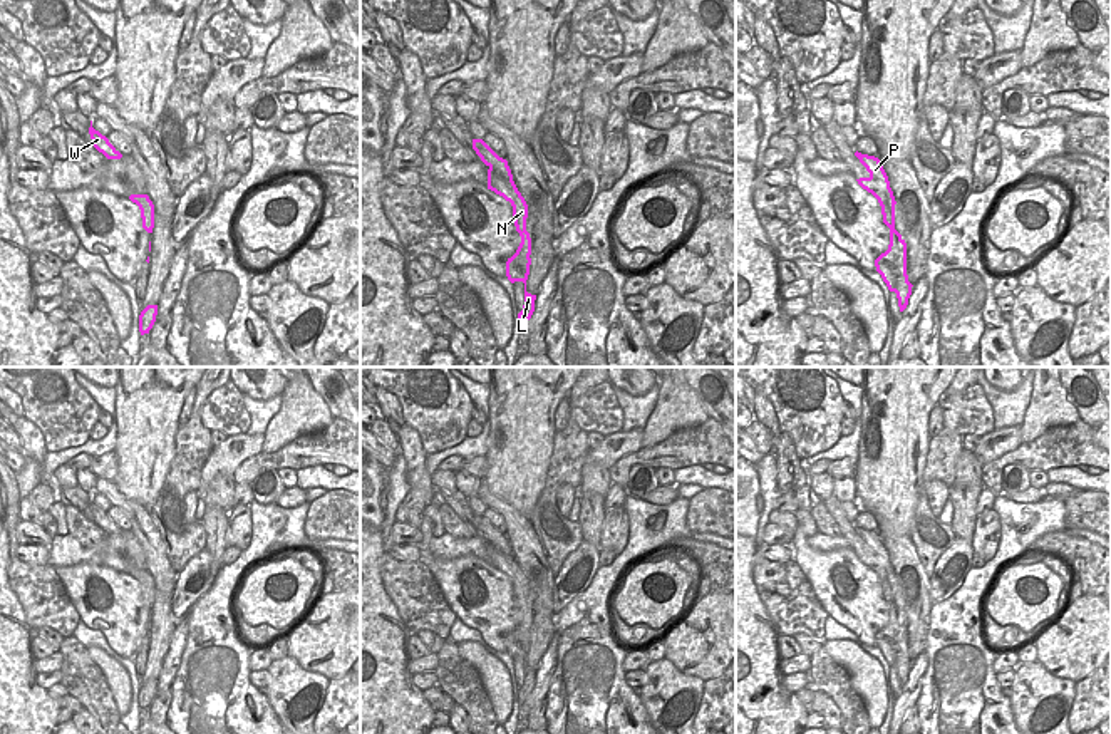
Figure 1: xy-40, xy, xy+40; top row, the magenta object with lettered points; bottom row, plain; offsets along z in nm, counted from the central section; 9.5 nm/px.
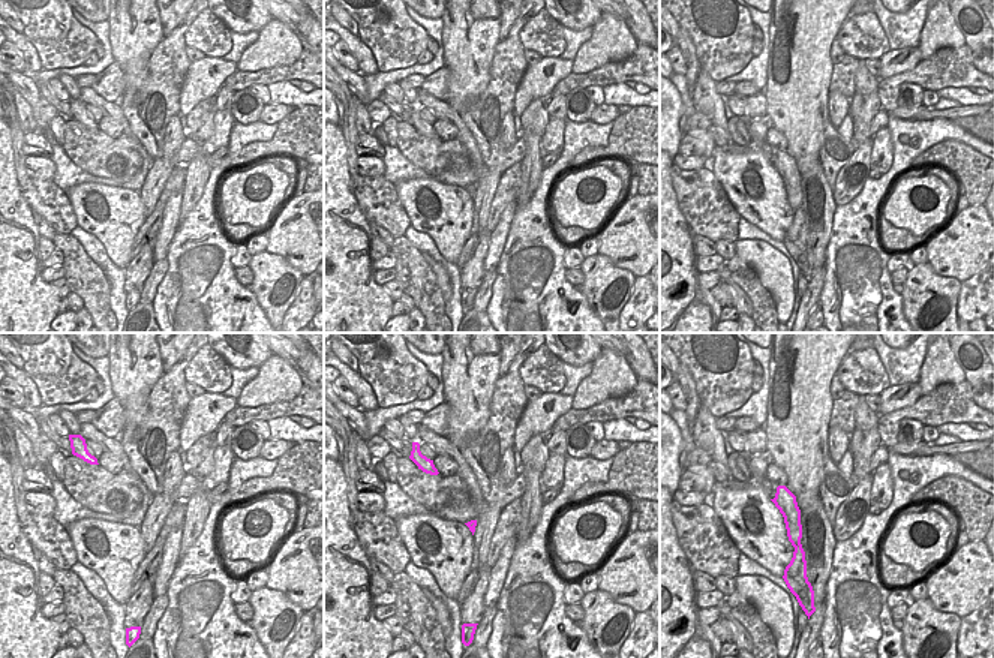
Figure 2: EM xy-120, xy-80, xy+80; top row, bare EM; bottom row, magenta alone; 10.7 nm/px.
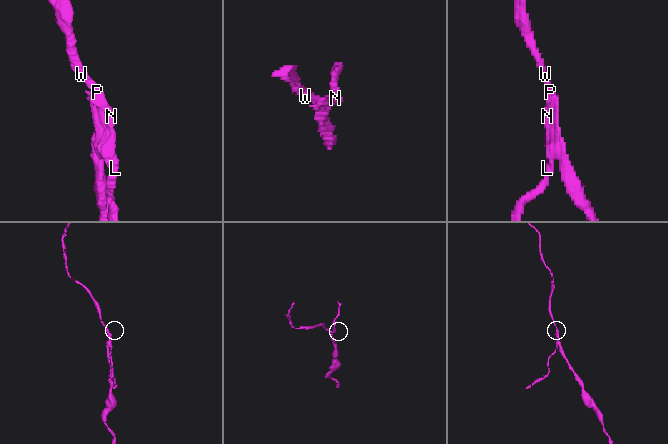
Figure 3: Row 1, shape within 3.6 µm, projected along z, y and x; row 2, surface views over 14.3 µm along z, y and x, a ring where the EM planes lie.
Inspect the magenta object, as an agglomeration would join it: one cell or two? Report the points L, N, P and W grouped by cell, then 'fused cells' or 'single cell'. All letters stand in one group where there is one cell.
L / N P W | fused cells

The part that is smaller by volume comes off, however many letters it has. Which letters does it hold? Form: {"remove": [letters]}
{"remove": ["L"]}

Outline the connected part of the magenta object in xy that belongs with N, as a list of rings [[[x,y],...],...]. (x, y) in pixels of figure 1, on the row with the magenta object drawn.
[[[473,139],[473,149],[488,169],[488,189],[503,196],[513,206],[514,226],[521,236],[516,253],[506,261],[506,277],[511,283],[521,282],[523,275],[516,271],[516,263],[523,258],[531,261],[531,238],[526,231],[528,204],[518,191],[508,161],[499,158],[483,139]]]

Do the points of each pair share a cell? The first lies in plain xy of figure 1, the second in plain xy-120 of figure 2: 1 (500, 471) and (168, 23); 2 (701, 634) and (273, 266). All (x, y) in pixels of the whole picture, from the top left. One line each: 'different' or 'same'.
1: different
2: different

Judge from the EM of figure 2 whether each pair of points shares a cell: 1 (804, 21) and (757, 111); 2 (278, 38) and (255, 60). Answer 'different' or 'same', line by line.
1: different
2: same

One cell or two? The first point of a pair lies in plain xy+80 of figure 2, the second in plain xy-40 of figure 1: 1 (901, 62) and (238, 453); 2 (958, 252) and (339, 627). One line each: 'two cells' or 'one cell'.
1: one cell
2: one cell

